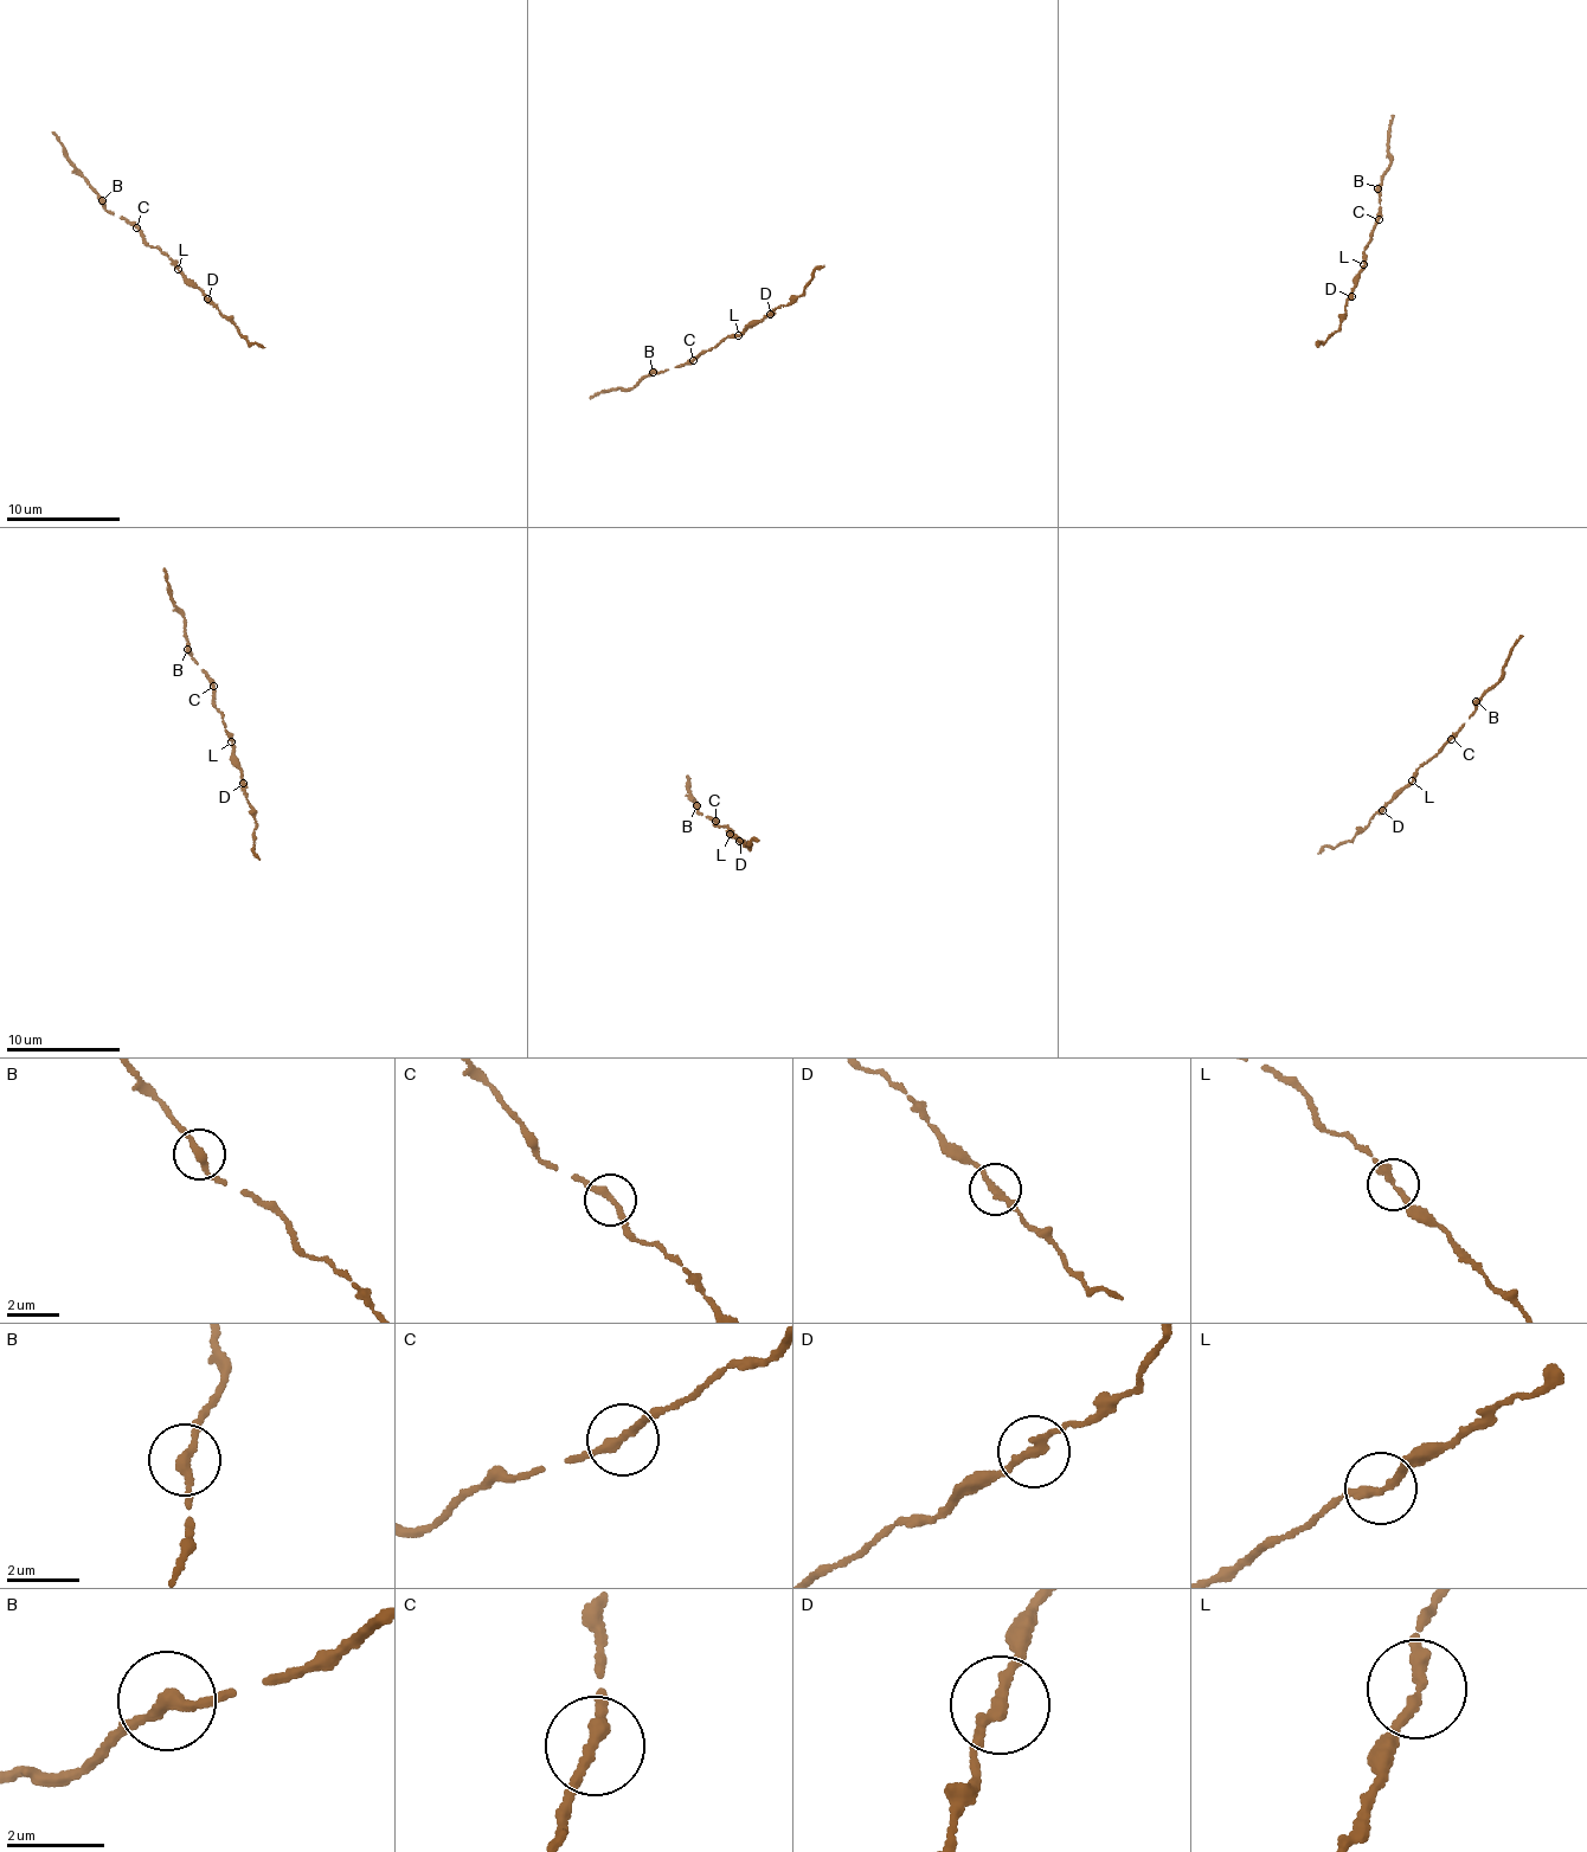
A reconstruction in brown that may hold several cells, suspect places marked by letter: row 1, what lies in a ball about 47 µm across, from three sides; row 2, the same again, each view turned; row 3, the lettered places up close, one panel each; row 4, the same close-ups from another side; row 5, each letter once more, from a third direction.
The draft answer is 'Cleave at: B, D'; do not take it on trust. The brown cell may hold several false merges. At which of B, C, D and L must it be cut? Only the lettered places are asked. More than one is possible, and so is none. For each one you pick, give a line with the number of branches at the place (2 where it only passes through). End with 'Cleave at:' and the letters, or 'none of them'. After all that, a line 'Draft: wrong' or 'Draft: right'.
D: Branches: 2
Cleave at: D
Draft: wrong

